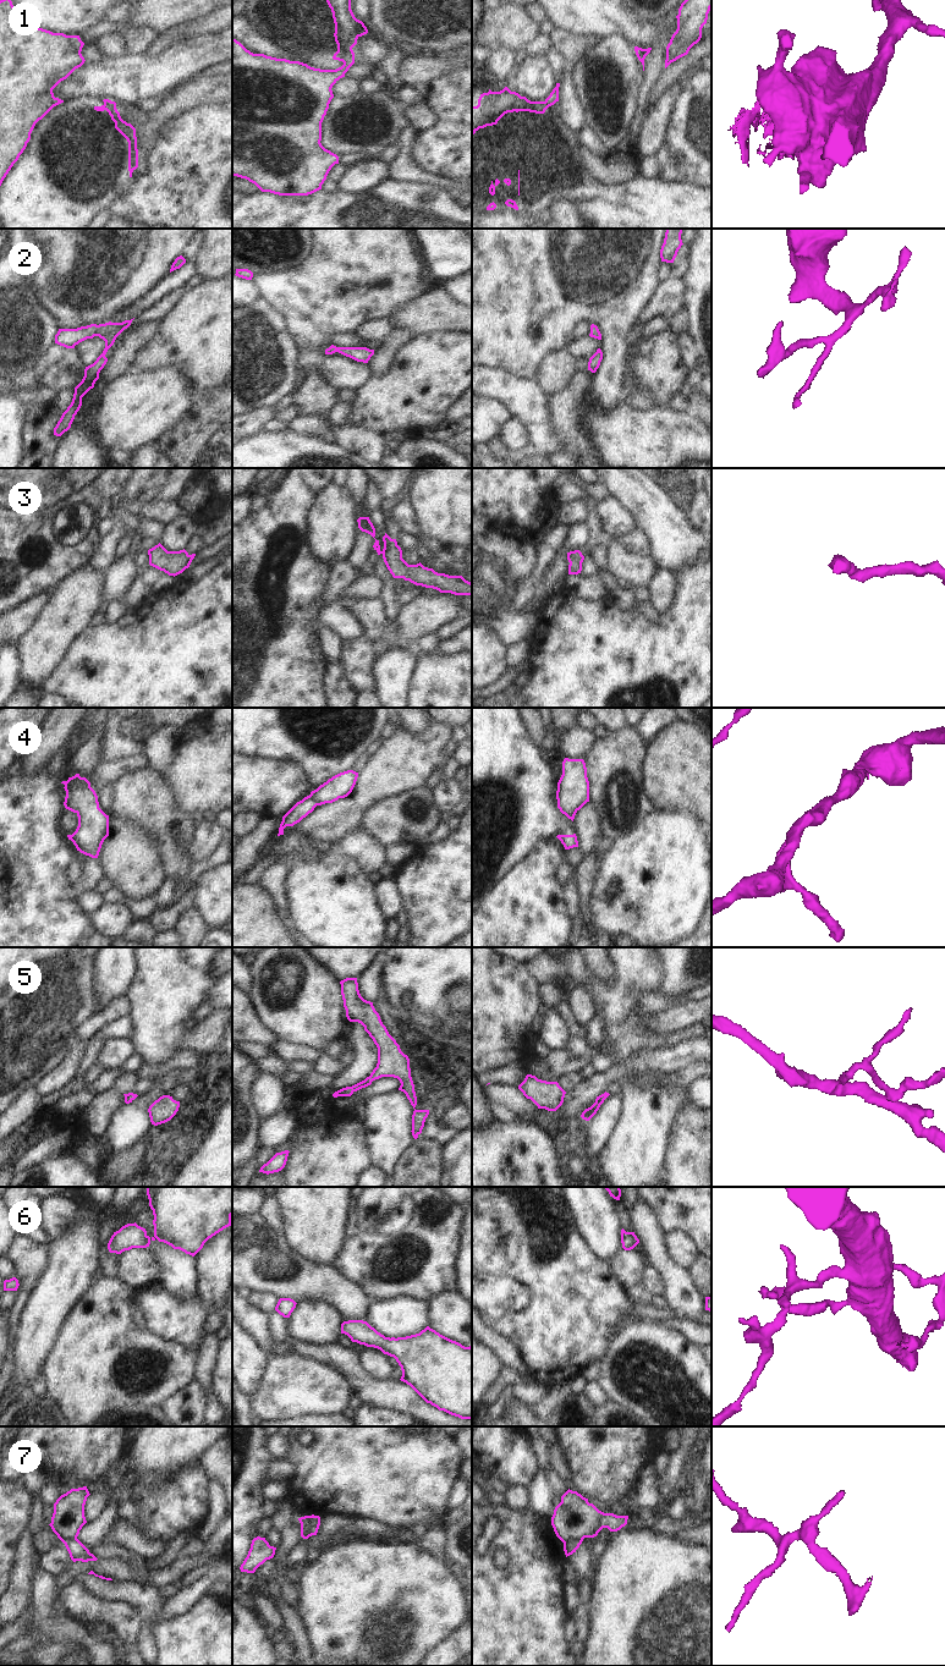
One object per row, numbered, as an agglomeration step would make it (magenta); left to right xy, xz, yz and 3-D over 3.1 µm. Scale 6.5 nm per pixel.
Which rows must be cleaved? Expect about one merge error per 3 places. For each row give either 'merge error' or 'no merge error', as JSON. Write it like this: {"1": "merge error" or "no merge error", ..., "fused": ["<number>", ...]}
{"1": "merge error", "2": "no merge error", "3": "no merge error", "4": "merge error", "5": "no merge error", "6": "no merge error", "7": "merge error", "fused": ["1", "4", "7"]}

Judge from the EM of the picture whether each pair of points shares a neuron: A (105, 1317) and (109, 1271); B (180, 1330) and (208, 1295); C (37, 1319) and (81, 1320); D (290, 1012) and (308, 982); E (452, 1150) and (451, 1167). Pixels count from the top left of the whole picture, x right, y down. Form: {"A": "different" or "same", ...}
{"A": "different", "B": "different", "C": "different", "D": "same", "E": "same"}

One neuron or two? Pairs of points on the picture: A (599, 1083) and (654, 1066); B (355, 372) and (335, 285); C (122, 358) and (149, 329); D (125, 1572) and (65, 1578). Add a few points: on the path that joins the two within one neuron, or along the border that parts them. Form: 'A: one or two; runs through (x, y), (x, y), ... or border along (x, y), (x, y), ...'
A: one; runs through (613, 1075), (632, 1066), (641, 1066)
B: one; runs through (329, 362), (320, 353), (320, 311)
C: one; runs through (127, 351), (142, 336)
D: one; runs through (110, 1568), (80, 1567)

